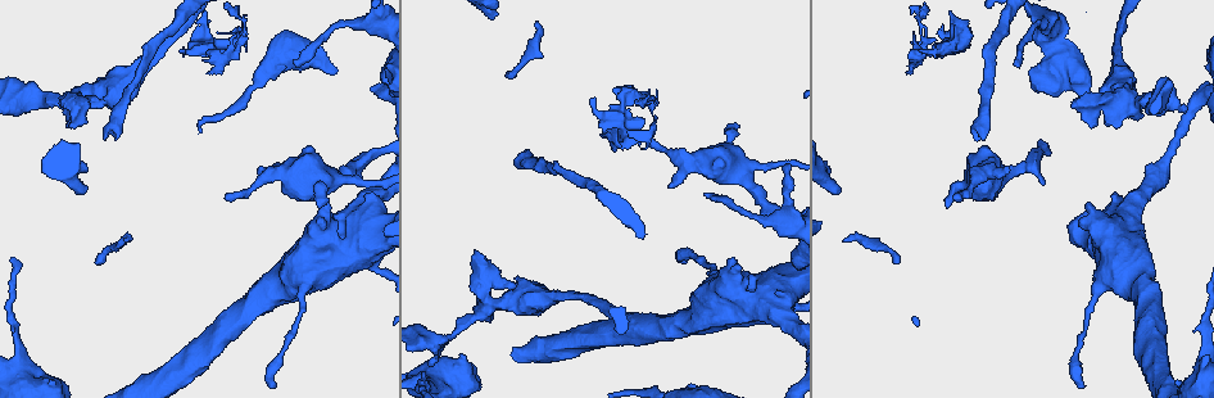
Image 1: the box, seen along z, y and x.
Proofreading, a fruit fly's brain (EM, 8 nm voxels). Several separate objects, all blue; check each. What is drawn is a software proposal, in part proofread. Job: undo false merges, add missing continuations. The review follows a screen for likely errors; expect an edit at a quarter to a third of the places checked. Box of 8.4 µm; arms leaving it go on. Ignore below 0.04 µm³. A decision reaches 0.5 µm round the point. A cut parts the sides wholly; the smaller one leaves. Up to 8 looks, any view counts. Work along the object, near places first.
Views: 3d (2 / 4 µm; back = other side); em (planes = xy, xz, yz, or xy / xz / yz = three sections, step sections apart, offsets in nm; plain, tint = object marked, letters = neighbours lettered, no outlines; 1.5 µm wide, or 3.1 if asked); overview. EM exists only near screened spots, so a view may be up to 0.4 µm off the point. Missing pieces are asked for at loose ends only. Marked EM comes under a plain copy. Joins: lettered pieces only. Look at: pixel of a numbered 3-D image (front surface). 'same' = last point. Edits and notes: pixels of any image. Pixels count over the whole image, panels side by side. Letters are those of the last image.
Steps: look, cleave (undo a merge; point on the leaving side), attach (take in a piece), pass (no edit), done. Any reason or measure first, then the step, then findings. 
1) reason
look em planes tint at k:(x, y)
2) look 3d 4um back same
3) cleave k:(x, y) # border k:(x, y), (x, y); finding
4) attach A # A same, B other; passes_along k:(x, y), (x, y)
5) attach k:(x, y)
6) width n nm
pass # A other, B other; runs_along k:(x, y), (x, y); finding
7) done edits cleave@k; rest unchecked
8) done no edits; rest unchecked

tapers out
look 3d 4um at 1:(706, 195)

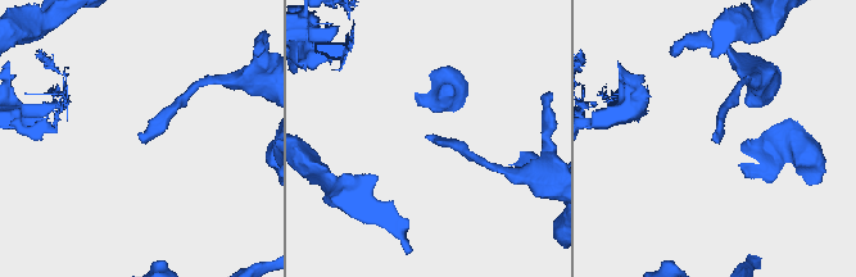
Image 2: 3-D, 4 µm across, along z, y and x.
shape alone is not enough
look em planes letters at 2:(142, 143)

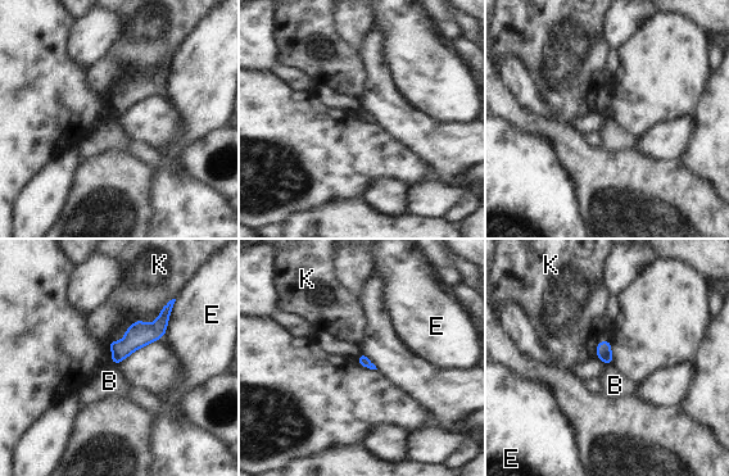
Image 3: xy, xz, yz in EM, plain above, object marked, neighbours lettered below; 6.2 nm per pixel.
pass # B other, E other, K other; border 3:(606, 363), (611, 365); none of them fits

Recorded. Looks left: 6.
free end
look 3d 2um at 1:(62, 105)

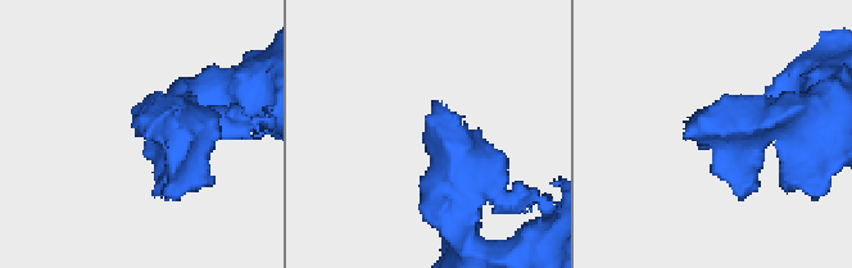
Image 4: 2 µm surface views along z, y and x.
now the EM
look em planes letters at 4:(684, 134)

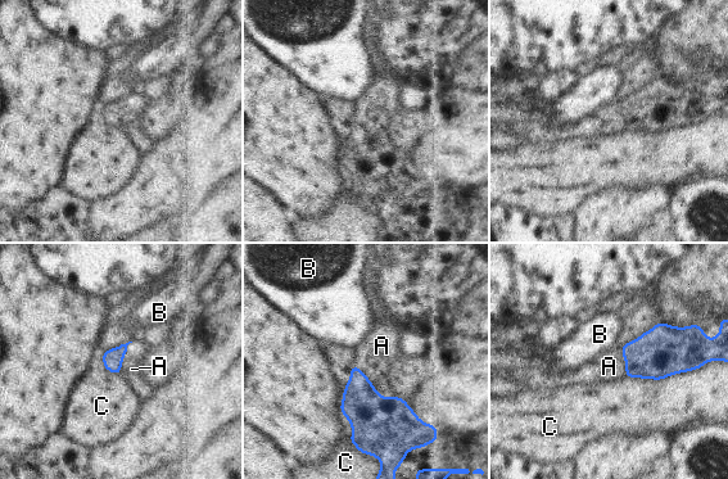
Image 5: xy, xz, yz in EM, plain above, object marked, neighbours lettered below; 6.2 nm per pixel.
attach A # A same, B other, C other; passes_along 5:(381, 425), (374, 387), (374, 357); the cell continues

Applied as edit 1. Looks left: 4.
redraw
look overview

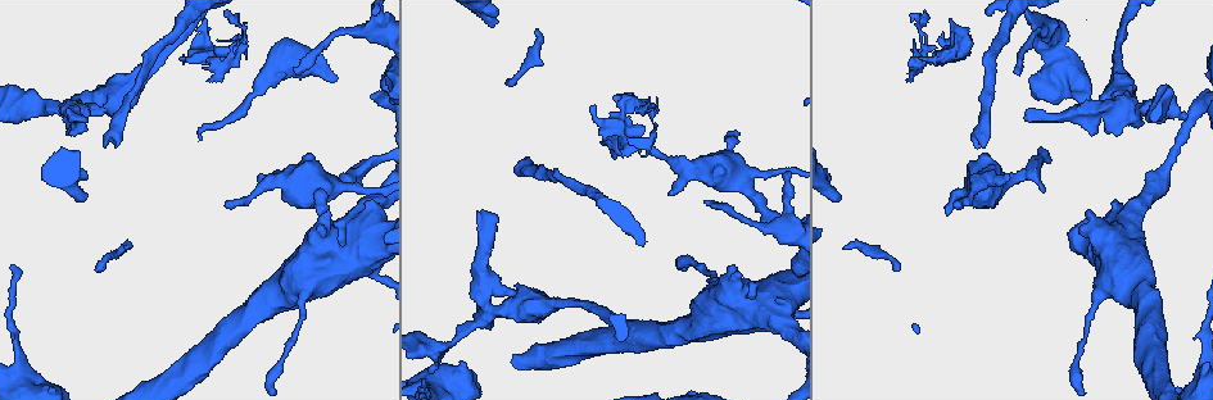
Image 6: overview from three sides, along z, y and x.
free end
look 3d 4um at 6:(1187, 116)

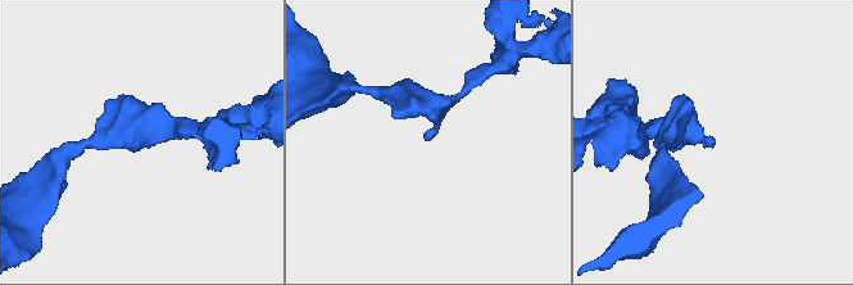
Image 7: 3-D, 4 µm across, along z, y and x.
now the EM
look em planes tint at 7:(428, 140)

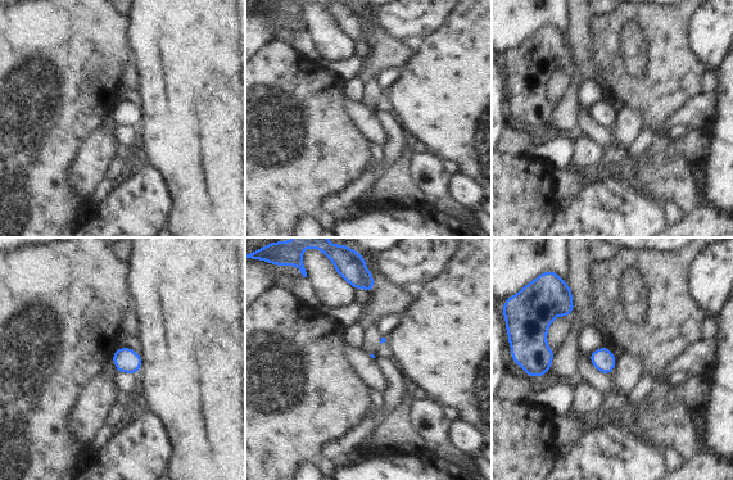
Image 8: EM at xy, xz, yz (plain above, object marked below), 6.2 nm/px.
see the neighbours
look em planes letters same

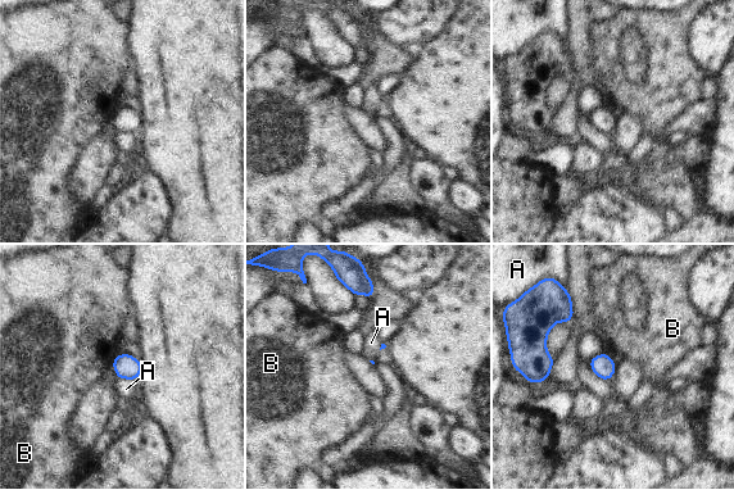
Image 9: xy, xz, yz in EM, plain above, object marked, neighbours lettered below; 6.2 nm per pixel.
pass # A other, B other; border 9:(116, 355), (110, 363); no lettered piece goes on from it

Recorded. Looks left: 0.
done edits attach@5; rest unchecked

